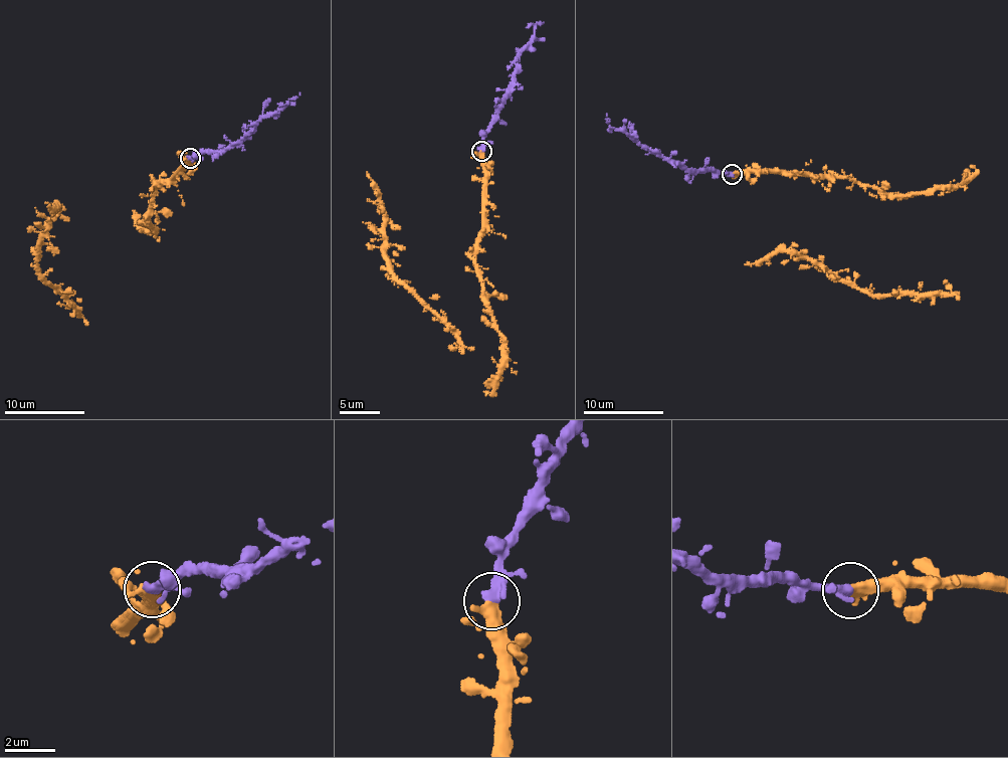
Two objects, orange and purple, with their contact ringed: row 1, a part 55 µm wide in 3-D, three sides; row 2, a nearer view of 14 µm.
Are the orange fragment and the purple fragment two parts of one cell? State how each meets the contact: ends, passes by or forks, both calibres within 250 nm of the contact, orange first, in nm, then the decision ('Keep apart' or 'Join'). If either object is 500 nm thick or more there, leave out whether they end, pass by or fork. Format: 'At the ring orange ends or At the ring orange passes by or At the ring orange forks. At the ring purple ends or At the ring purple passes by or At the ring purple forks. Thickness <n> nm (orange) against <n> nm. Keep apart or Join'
At the ring orange passes by. At the ring purple passes by. Thickness 320 nm (orange) against 300 nm. Join

